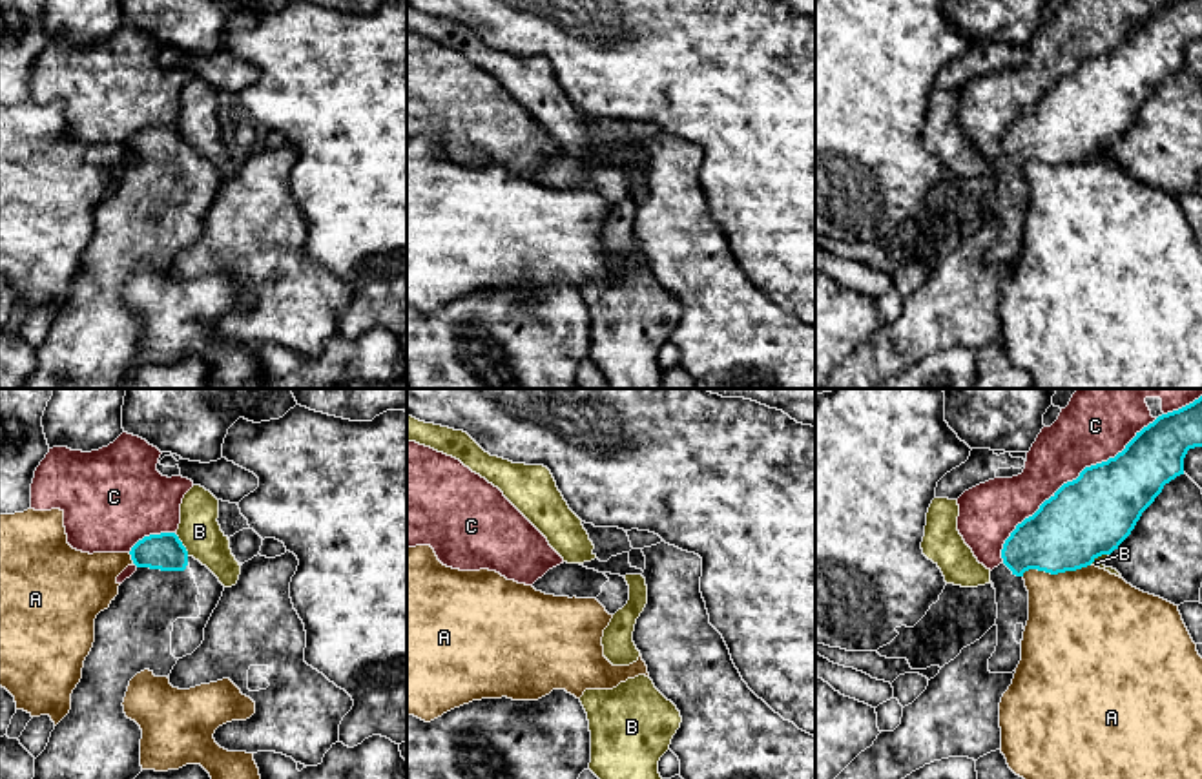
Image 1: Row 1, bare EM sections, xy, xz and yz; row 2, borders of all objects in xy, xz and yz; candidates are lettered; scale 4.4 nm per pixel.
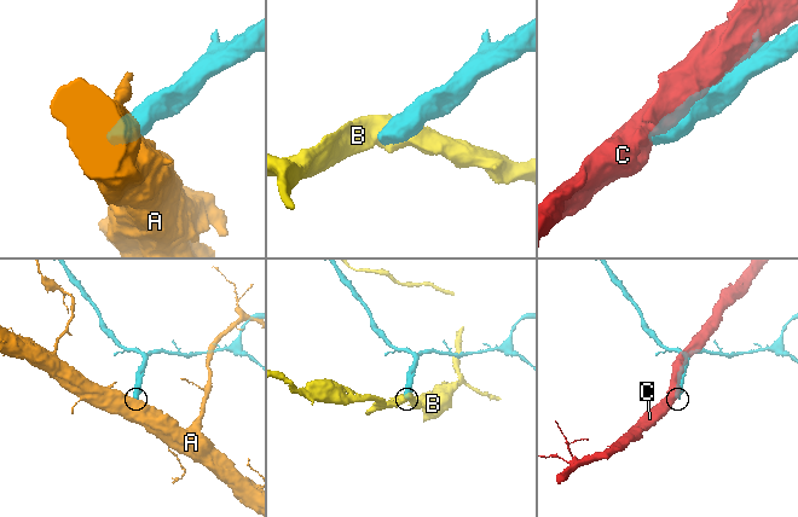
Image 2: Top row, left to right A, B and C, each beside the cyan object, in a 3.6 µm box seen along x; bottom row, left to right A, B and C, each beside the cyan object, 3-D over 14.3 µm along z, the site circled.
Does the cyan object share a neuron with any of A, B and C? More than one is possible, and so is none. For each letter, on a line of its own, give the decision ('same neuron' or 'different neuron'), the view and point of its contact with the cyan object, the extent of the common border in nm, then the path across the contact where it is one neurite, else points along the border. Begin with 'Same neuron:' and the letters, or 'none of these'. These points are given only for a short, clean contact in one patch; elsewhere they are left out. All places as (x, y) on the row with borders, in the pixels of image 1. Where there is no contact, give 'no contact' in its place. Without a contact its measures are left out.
Same neuron: none of these
A: different neuron; contact yz (1056, 573); length 320 nm; border yz (1091, 562), (1056, 573), (1027, 570), (1022, 575)
B: different neuron; contact xy (183, 546); length 110 nm
C: different neuron; contact yz (1067, 482); length 950 nm

